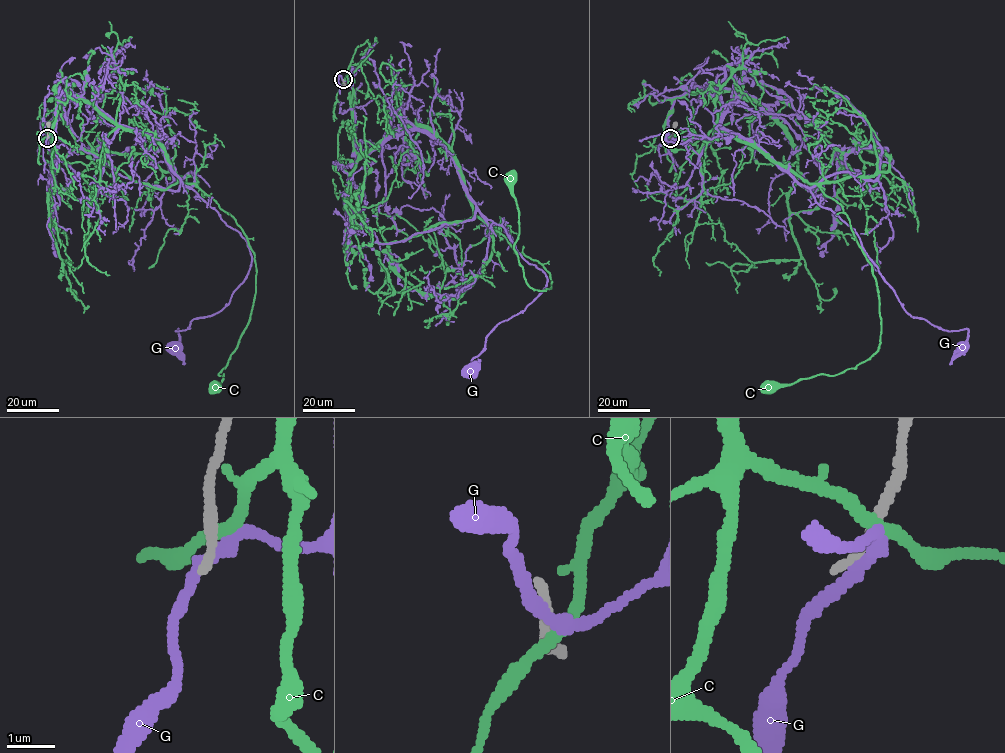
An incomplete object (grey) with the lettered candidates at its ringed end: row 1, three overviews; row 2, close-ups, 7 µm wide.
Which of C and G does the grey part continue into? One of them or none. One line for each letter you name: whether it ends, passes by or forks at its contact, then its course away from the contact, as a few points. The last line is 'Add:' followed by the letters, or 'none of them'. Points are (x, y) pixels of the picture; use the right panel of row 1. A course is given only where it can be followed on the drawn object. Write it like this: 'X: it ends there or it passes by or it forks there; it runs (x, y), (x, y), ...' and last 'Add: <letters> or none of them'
Add: none of them

